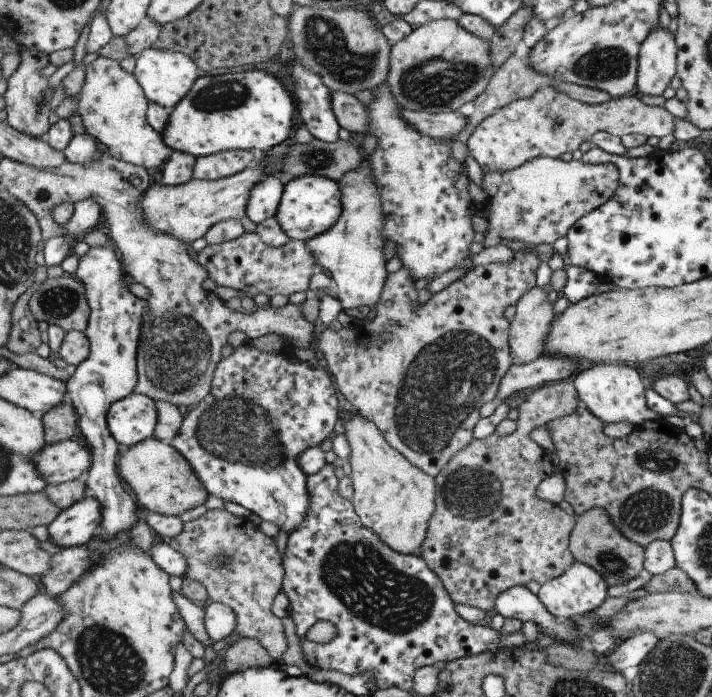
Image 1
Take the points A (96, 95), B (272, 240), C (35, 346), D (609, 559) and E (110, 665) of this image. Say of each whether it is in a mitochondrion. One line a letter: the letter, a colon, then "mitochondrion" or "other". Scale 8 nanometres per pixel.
A: other
B: other
C: other
D: mitochondrion
E: mitochondrion

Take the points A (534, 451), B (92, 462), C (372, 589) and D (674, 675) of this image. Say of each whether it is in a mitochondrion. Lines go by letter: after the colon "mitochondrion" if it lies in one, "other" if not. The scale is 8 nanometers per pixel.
A: other
B: other
C: mitochondrion
D: mitochondrion

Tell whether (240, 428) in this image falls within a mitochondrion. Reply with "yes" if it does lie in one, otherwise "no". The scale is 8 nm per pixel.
yes

